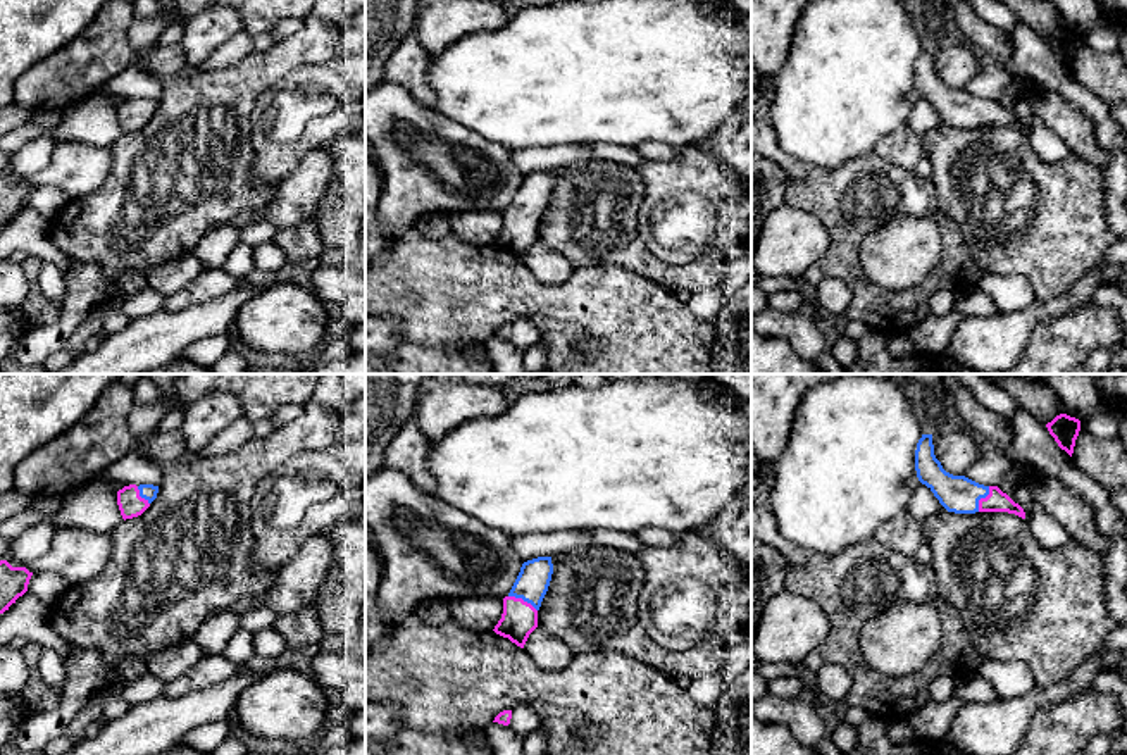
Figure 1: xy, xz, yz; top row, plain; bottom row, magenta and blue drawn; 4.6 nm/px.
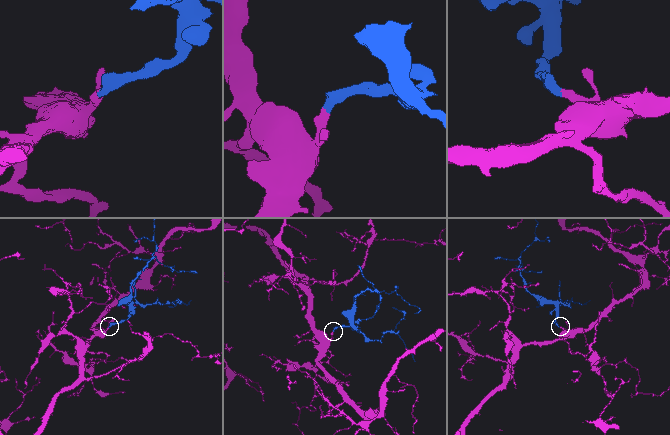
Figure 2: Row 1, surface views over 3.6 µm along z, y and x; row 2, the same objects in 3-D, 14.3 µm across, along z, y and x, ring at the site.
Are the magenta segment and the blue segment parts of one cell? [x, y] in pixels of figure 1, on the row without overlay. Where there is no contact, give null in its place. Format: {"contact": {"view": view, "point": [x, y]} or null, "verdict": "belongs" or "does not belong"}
{"contact": {"view": "xz", "point": [521, 212]}, "verdict": "belongs"}

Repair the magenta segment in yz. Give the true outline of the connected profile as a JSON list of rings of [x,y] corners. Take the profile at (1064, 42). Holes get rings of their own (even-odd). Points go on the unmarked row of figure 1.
[[[1060,28],[1051,36],[1048,36],[1046,41],[1058,60],[1072,71],[1075,53],[1080,45],[1080,34],[1067,28]]]

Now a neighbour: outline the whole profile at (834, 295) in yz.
[[[825,278],[815,288],[815,295],[819,305],[836,315],[839,321],[843,319],[850,302],[851,302],[851,288],[846,281],[837,278]]]

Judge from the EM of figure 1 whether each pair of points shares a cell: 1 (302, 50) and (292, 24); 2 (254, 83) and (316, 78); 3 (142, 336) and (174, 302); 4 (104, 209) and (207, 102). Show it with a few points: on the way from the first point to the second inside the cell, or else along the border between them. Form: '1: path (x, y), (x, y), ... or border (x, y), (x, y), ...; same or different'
1: border (304, 19), (298, 30), (259, 52); different
2: border (317, 66), (298, 66), (280, 81); different
3: border (207, 300), (178, 311), (164, 309); different
4: path (130, 183), (185, 128); same

